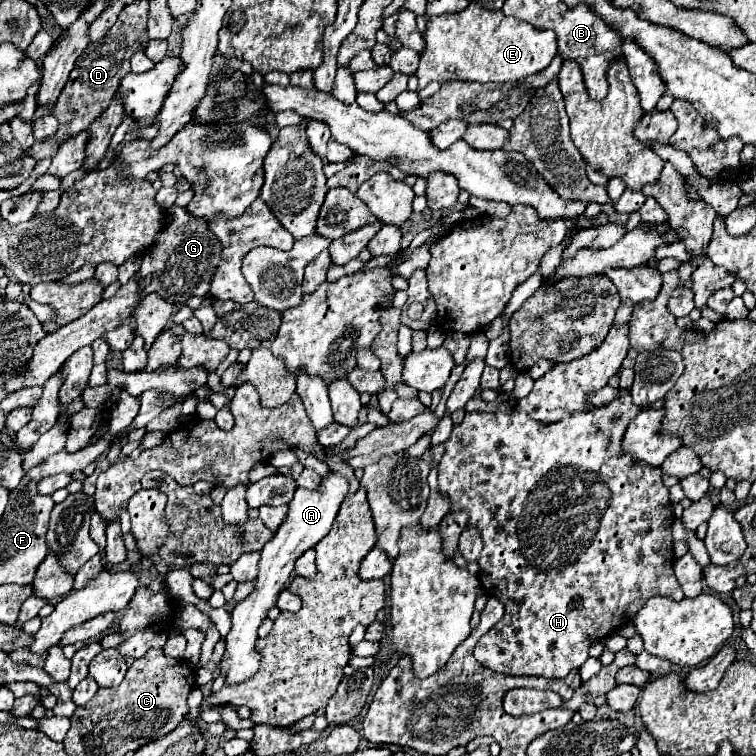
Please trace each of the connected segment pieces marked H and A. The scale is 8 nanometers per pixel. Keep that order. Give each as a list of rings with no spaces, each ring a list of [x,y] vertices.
[[[620,390],[620,396],[606,406],[592,406],[584,414],[572,414],[556,422],[556,426],[544,426],[542,422],[532,422],[524,412],[472,412],[466,414],[462,424],[456,424],[450,438],[444,442],[446,454],[438,464],[438,490],[450,498],[450,510],[462,510],[468,514],[468,526],[474,526],[484,540],[484,550],[480,554],[480,584],[484,594],[498,598],[504,604],[504,616],[494,624],[476,644],[474,656],[480,664],[490,670],[514,674],[514,676],[544,676],[544,678],[564,678],[570,670],[580,668],[588,658],[588,648],[594,642],[606,640],[616,630],[630,622],[640,606],[644,606],[652,596],[670,596],[672,600],[682,600],[682,588],[674,576],[674,554],[672,554],[672,504],[668,498],[668,488],[662,486],[662,472],[656,472],[644,462],[632,462],[620,456],[620,442],[628,422],[638,414],[638,406],[632,402],[628,390]]]
[[[336,472],[328,476],[328,480],[322,482],[320,490],[304,490],[296,486],[294,498],[290,500],[288,508],[288,518],[284,520],[284,526],[274,534],[270,542],[260,552],[260,562],[258,562],[258,576],[254,580],[254,590],[234,606],[230,618],[232,618],[232,628],[228,636],[224,638],[226,650],[220,660],[220,672],[226,676],[224,686],[240,684],[244,680],[250,680],[258,668],[260,668],[260,652],[256,650],[256,640],[258,640],[258,626],[268,618],[268,610],[276,606],[278,594],[288,586],[290,576],[294,572],[296,560],[308,550],[314,548],[332,528],[332,522],[338,514],[338,508],[342,500],[348,496],[348,480]]]

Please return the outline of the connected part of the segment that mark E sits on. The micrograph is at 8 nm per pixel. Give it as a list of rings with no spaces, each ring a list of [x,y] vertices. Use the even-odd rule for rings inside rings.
[[[470,2],[470,6],[462,12],[432,16],[426,24],[426,48],[420,54],[418,68],[414,76],[418,78],[418,90],[422,90],[428,82],[448,82],[448,80],[468,80],[468,82],[516,82],[530,74],[544,70],[552,58],[556,56],[556,34],[554,30],[536,30],[532,24],[516,20],[512,16],[504,16],[502,12],[488,12],[486,8]]]

